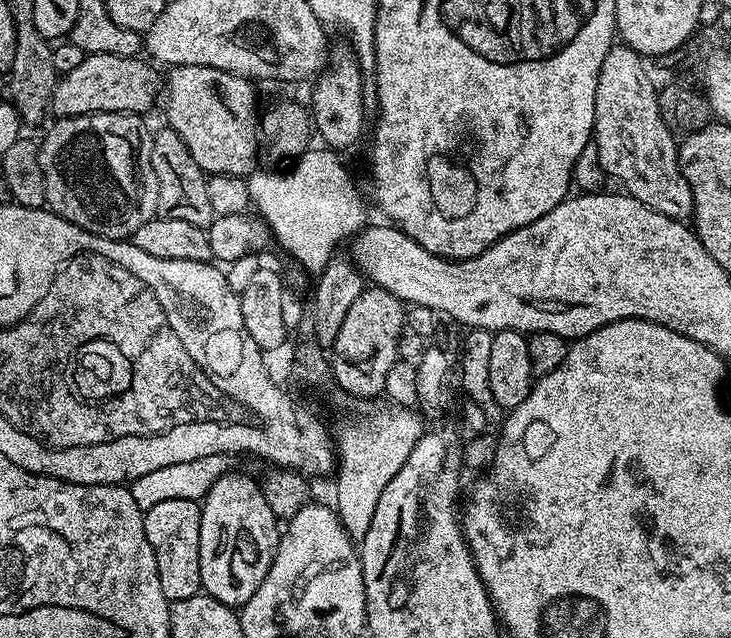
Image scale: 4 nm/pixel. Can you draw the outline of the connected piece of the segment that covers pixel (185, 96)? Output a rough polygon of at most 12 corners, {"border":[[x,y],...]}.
{"border":[[169,67],[167,127],[206,174],[258,168],[253,81]]}

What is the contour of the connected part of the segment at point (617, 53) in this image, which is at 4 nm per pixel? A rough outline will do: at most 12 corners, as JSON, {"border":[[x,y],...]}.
{"border":[[645,57],[602,62],[598,162],[642,206],[687,221],[690,182]]}

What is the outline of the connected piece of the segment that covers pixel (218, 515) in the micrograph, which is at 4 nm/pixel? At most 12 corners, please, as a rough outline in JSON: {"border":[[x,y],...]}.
{"border":[[225,472],[204,495],[201,589],[254,598],[282,531],[261,485]]}

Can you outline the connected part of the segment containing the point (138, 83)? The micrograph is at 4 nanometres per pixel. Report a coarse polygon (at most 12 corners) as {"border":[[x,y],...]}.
{"border":[[88,54],[51,115],[144,111],[162,92],[147,59]]}

